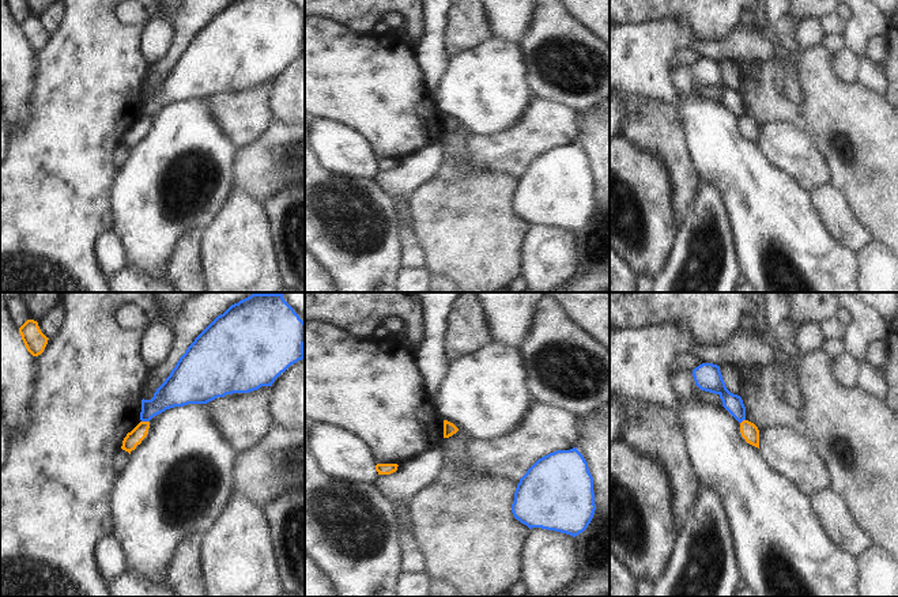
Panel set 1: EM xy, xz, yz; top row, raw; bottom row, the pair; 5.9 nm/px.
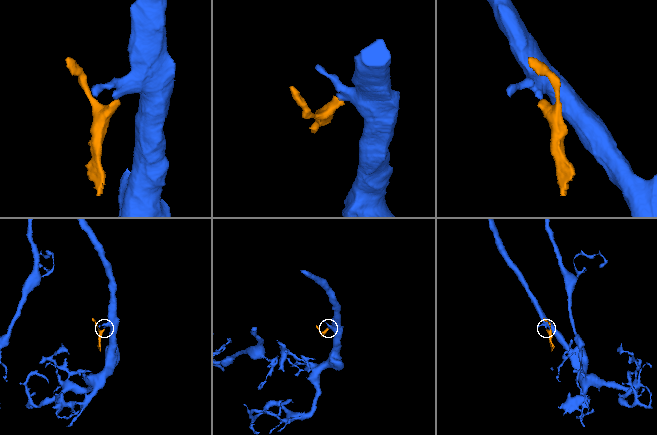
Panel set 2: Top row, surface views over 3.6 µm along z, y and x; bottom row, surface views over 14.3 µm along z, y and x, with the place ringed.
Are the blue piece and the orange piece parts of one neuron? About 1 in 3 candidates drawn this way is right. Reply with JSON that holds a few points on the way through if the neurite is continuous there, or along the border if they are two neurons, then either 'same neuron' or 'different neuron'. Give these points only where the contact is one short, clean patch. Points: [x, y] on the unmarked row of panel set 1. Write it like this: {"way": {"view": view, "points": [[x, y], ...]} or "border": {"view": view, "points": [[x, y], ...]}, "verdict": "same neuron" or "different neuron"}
{"border": {"view": "xy", "points": [[142, 116], [148, 117]]}, "verdict": "different neuron"}

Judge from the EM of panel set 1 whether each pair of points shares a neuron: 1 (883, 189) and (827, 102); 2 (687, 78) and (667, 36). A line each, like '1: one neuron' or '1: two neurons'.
1: one neuron
2: two neurons

